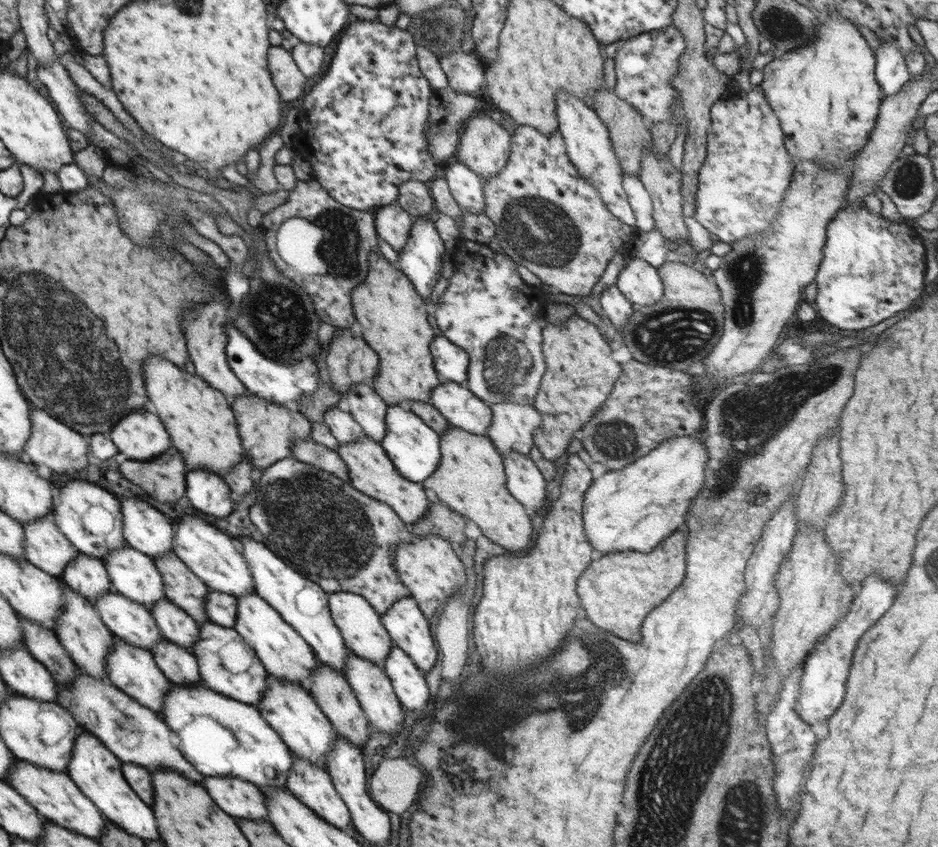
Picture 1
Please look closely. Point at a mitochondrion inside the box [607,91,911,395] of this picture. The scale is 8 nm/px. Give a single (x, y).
(680, 334)

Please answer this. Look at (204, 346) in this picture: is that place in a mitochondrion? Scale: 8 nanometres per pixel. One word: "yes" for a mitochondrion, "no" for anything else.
no

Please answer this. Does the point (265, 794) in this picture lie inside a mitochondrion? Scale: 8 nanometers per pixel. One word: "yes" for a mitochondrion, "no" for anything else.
no

